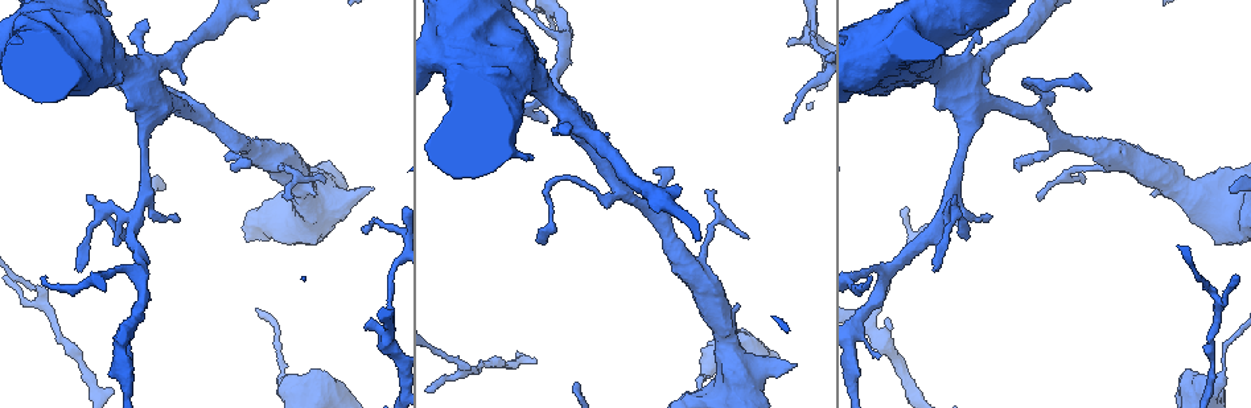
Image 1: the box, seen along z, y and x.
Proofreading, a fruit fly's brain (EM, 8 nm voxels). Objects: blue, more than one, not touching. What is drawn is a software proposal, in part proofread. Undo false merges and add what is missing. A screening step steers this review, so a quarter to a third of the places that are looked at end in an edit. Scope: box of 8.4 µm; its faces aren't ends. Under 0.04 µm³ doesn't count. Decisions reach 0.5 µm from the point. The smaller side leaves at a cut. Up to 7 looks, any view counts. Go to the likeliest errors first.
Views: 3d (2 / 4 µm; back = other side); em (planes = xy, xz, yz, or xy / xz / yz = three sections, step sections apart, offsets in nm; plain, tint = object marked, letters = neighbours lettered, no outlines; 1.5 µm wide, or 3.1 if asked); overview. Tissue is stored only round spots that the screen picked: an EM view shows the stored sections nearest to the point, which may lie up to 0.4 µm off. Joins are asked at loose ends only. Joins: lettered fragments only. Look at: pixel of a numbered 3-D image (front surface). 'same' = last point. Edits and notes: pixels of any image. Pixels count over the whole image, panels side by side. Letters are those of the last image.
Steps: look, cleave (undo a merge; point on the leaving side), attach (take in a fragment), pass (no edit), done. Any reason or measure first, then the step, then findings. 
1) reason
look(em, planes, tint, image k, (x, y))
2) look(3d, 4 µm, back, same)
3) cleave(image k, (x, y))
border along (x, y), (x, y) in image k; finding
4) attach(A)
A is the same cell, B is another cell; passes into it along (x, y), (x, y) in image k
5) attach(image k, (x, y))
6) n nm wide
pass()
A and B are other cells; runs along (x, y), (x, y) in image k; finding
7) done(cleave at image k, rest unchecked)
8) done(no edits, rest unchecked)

arms part here
look(3d, 2 µm, image 1, (137, 213))

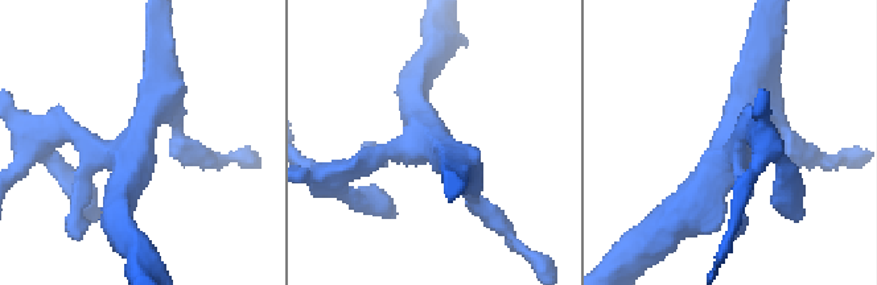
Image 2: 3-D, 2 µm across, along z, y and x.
look(em, xy, step 8, tint, image 2, (427, 148))

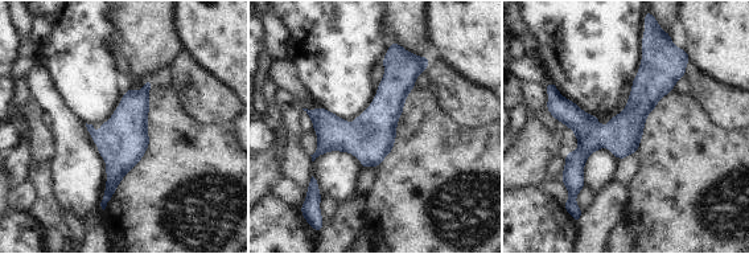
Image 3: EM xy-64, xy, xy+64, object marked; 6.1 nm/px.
look(em, planes, letters, same)

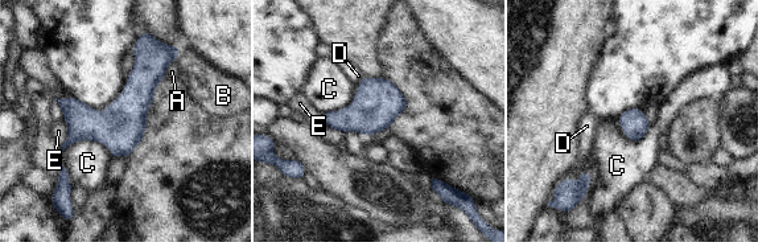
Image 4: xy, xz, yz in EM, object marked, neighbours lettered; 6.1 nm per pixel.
280 nm wide
pass()
A, B, C, D and E are other cells; border along (358, 85), (347, 106), (324, 114) in image 4; all the same neuron

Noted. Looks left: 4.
an open end
look(3d, 4 µm, image 1, (364, 229))

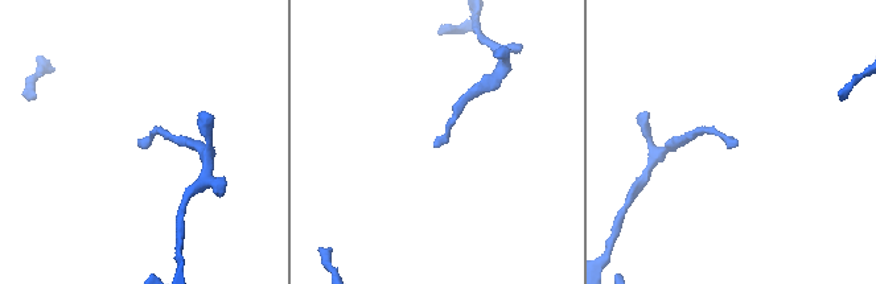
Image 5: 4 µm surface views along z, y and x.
shape alone is not enough
look(em, xz, step 4, letters, image 5, (139, 147))

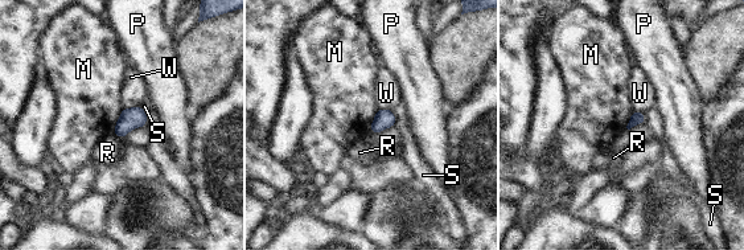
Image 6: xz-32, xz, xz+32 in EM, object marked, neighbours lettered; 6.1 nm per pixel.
M touches over 170 nm
pass()
M, P, R, S and W are other cells; border along (123, 109), (112, 132) in image 6; no lettered fragment goes on from it

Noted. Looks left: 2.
free end
look(em, xy, step 4, letters, image 1, (146, 22))

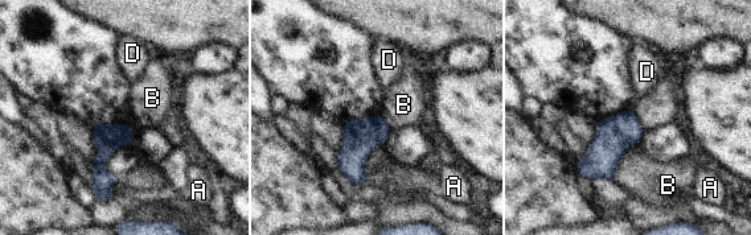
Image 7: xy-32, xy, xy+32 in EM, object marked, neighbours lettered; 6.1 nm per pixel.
pass()
A, B and D are other cells; no lettered fragment goes on from it

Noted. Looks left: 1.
done(no edits, rest unchecked)

